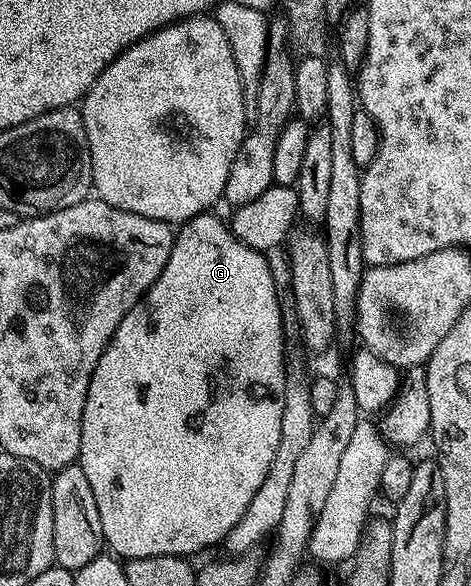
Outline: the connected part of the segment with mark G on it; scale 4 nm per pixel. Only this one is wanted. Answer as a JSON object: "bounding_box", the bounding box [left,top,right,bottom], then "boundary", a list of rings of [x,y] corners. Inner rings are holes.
{"bounding_box":[77,214,288,558],"boundary":[[[215,214],[195,216],[176,231],[173,250],[169,254],[169,262],[165,262],[165,270],[161,270],[157,282],[149,286],[147,293],[132,306],[129,314],[121,318],[121,326],[117,326],[113,338],[107,343],[89,382],[77,463],[85,470],[93,498],[97,498],[106,547],[119,558],[187,558],[192,555],[190,552],[211,548],[218,540],[219,543],[226,541],[233,526],[237,526],[245,510],[249,510],[253,494],[261,490],[261,482],[265,482],[265,474],[269,474],[269,466],[273,466],[277,442],[281,442],[281,414],[285,410],[288,365],[285,356],[283,360],[283,312],[279,309],[275,276],[271,273],[271,264],[264,253],[245,246],[231,233],[224,221],[222,224],[217,217],[211,215]]]}

